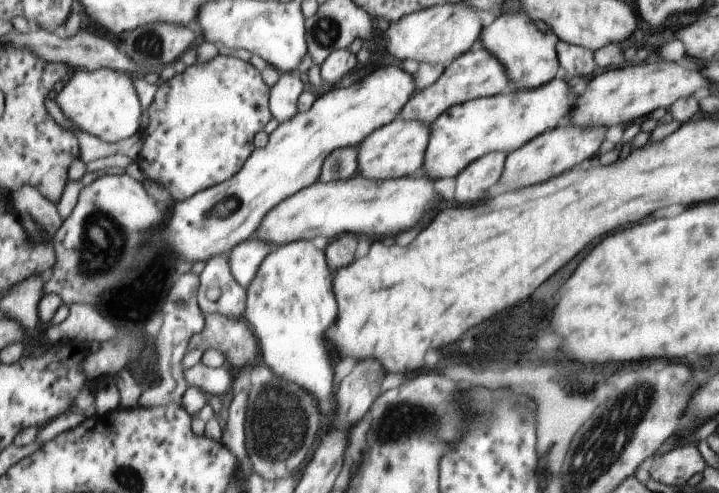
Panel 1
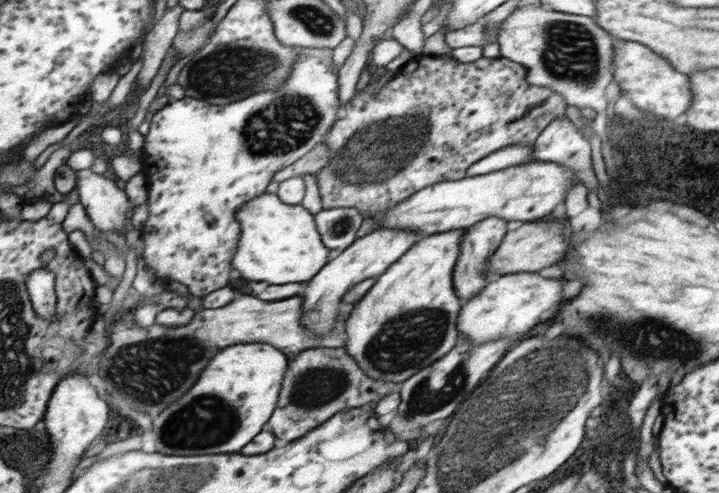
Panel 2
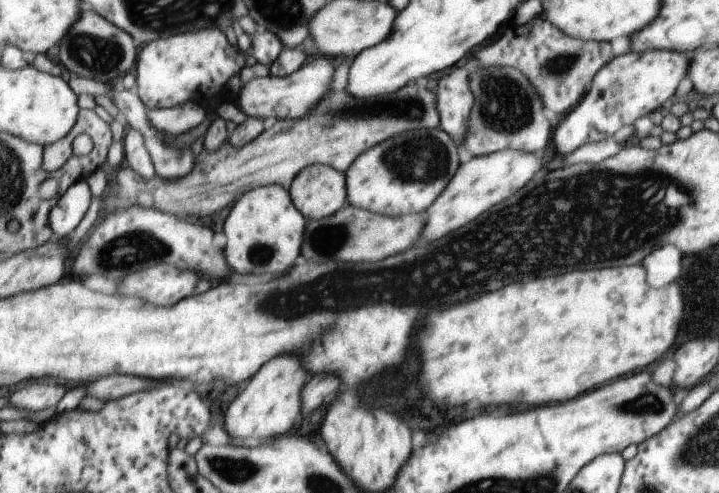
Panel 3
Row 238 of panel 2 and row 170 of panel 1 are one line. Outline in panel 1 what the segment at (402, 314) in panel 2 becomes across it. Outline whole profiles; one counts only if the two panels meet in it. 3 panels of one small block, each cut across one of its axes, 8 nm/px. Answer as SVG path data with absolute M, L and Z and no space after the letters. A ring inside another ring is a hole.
M557 76L537 88L477 98L449 108L431 124L431 136L421 163L424 176L432 181L453 178L485 154L517 151L529 140L561 124L571 112L577 96L570 91L568 82Z

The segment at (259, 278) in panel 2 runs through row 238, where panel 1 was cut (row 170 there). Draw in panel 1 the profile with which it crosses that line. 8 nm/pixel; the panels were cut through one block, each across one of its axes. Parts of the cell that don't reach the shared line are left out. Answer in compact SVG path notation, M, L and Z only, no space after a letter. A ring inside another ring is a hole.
M389 64L373 70L347 88L324 88L324 93L316 98L306 111L297 111L289 120L279 123L268 134L265 146L253 150L247 162L235 175L207 190L198 192L190 199L177 203L169 220L158 227L155 246L167 244L175 252L176 258L189 261L191 264L206 263L213 256L227 254L231 248L251 238L265 214L276 204L319 180L324 160L331 152L340 148L355 147L365 136L391 123L399 116L401 108L415 90L412 76L397 66L389 66Z

